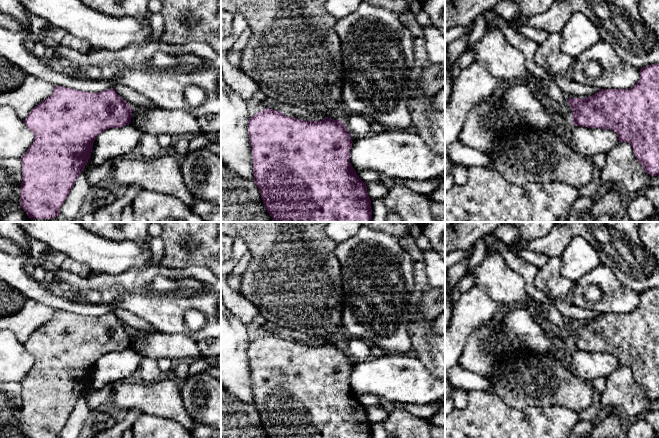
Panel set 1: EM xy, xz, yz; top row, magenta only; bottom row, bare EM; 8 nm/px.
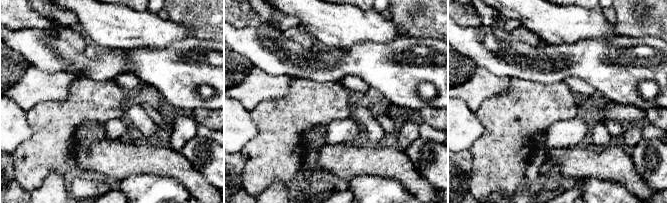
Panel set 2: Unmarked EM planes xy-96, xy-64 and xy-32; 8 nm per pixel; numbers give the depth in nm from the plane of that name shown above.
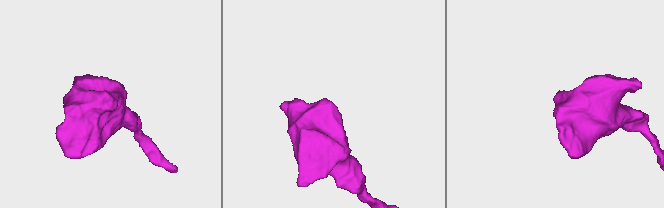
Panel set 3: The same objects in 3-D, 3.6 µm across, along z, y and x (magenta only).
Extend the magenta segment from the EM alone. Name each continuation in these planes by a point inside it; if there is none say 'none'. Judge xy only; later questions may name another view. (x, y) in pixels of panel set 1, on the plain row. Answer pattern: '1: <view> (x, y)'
none

